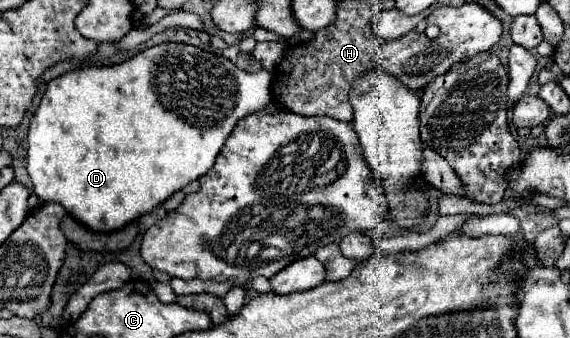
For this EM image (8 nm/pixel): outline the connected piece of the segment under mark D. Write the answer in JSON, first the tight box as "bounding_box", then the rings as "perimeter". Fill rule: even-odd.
{"bounding_box":[27,42,273,232],"perimeter":[[[173,42],[151,46],[151,48],[135,54],[133,58],[129,58],[129,60],[125,60],[121,64],[77,68],[77,70],[71,70],[71,72],[59,76],[59,78],[53,78],[51,82],[47,82],[47,90],[45,90],[45,94],[43,94],[43,98],[39,102],[39,108],[35,110],[35,114],[31,118],[31,124],[29,124],[27,172],[29,172],[31,182],[33,182],[33,194],[39,200],[61,202],[71,216],[81,220],[91,230],[97,230],[97,232],[117,230],[117,228],[129,224],[131,220],[155,210],[173,192],[181,190],[185,184],[197,180],[209,168],[213,168],[215,156],[219,154],[219,150],[225,144],[227,136],[231,134],[233,126],[241,118],[245,118],[247,114],[257,112],[257,110],[265,108],[271,102],[271,98],[273,98],[271,96],[271,80],[273,80],[273,76],[267,70],[249,74],[245,70],[239,70],[231,60],[227,60],[223,56],[217,56],[213,52],[205,52],[205,50],[189,46],[189,44],[173,44]]]}

